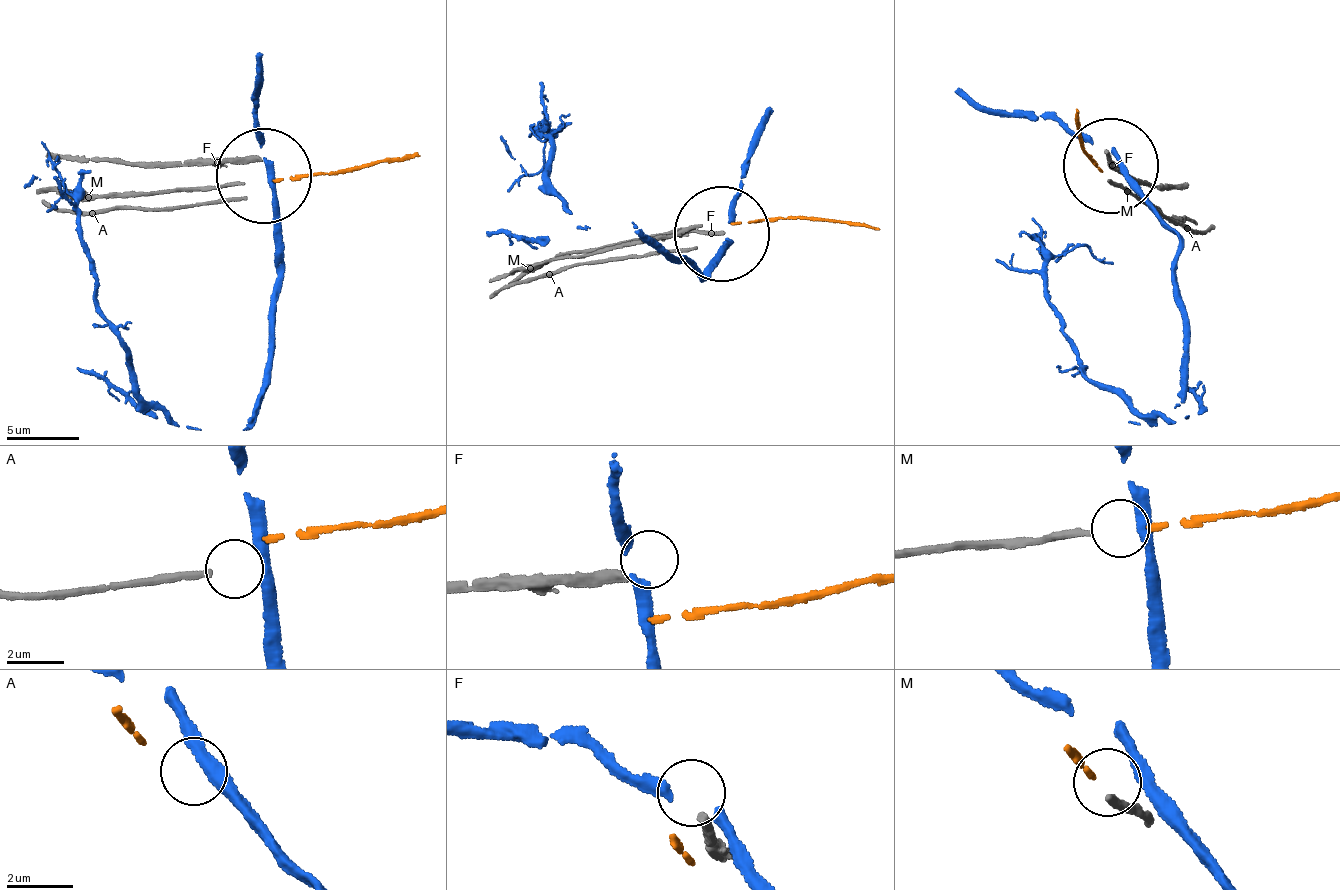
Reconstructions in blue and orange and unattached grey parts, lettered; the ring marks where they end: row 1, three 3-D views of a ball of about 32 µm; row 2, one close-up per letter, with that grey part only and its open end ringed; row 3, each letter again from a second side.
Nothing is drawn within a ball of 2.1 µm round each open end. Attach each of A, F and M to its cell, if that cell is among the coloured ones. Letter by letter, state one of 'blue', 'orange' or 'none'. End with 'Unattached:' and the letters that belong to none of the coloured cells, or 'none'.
A: none
F: none
M: orange
Unattached: A, F

